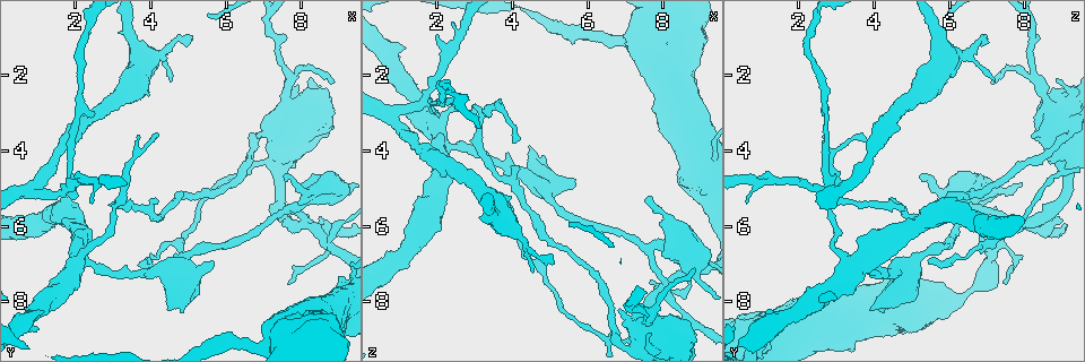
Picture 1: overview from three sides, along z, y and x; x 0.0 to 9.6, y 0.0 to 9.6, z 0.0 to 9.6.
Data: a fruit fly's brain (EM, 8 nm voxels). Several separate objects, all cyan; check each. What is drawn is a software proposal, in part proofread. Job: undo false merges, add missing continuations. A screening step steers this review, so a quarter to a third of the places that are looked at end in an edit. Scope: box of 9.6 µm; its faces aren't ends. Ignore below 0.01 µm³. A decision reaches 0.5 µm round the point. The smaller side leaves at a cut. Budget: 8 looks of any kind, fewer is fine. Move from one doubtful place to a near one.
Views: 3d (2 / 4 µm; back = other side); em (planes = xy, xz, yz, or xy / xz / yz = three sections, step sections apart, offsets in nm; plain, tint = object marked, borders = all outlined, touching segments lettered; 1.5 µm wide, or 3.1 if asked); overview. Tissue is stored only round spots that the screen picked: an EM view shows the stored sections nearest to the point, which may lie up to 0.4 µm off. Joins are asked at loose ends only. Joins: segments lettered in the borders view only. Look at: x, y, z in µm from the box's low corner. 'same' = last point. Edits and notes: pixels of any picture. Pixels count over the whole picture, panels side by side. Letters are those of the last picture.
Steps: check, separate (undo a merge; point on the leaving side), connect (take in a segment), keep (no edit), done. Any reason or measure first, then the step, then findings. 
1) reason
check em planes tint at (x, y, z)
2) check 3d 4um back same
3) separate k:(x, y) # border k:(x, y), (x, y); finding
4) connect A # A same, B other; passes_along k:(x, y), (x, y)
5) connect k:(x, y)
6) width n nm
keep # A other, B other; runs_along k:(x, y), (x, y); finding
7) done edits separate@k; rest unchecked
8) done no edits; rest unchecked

three arms meet
check em planes borders at (1.60, 5.05, 2.75)

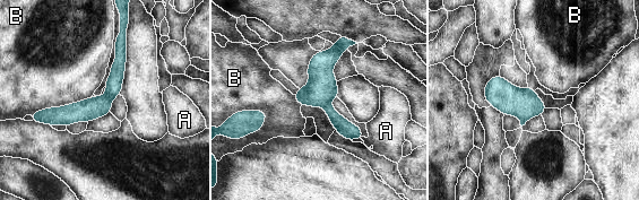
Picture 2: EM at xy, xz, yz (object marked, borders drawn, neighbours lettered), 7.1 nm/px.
separate 2:(113, 87) # A other, B other; a second cell is stuck on

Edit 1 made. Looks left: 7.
an open end
check em yz step 4 borders at (3.65, 3.55, 2.70)

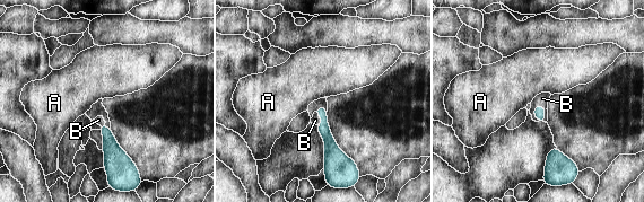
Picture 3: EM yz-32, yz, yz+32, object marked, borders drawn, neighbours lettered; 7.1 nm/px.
cut it another way
check em planes borders same

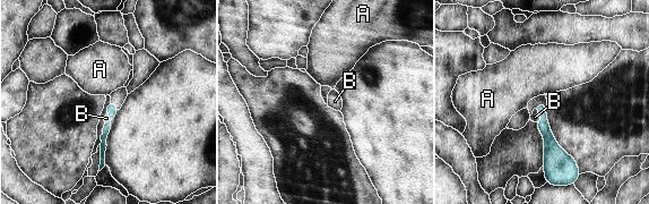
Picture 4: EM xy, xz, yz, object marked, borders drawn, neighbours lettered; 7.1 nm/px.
width 80 nm
connect B # A other, B same; passes_along 4:(552, 147), (541, 115), (535, 117); the cell continues

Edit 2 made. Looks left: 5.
four arms meet
check em yz step 4 plain at (8.05, 6.00, 7.45)

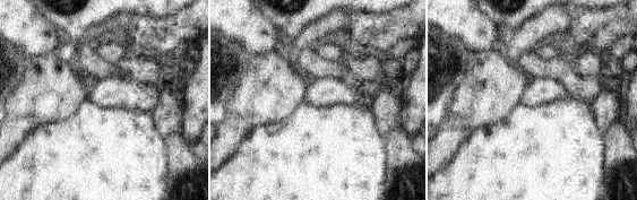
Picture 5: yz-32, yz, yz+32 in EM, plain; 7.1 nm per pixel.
check em yz step 4 borders same

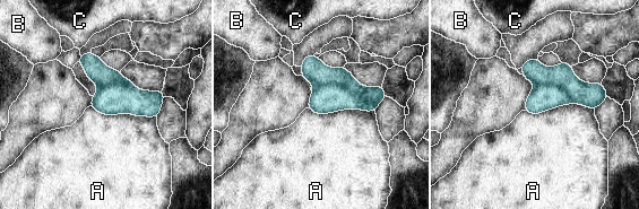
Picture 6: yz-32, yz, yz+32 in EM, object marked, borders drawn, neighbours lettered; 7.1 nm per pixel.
longest_contact A 500 nm
separate 6:(313, 70) # A other, B other, C other; border 6:(314, 86), (342, 85), (376, 107); a second cell is stuck on

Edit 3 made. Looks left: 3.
done edits separate@2, connect@4, separate@6; rest unchecked

